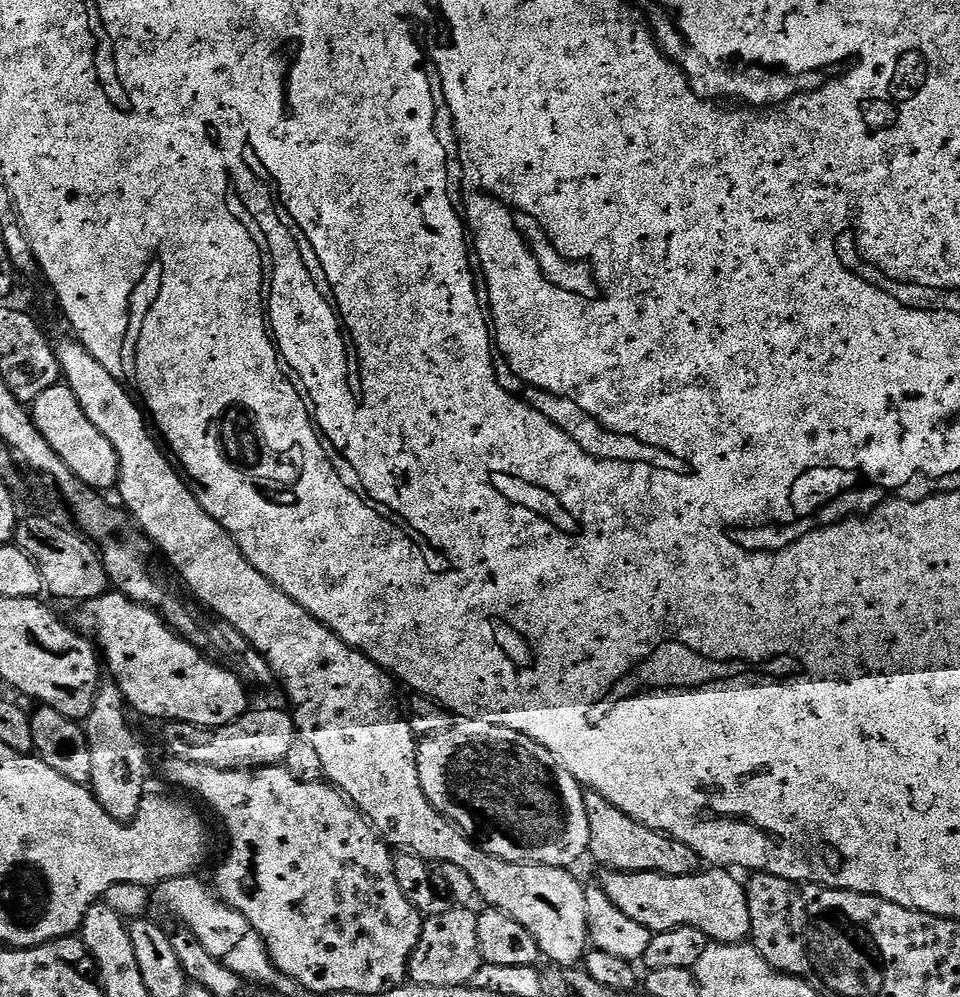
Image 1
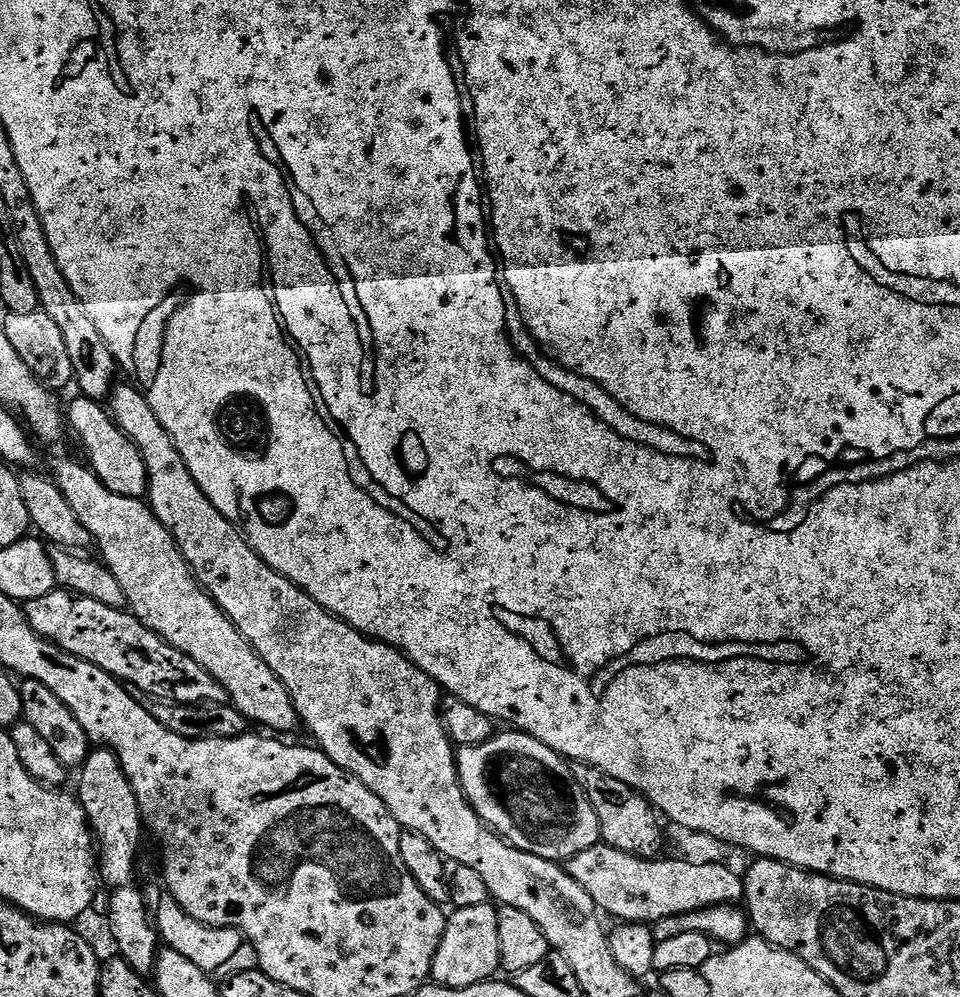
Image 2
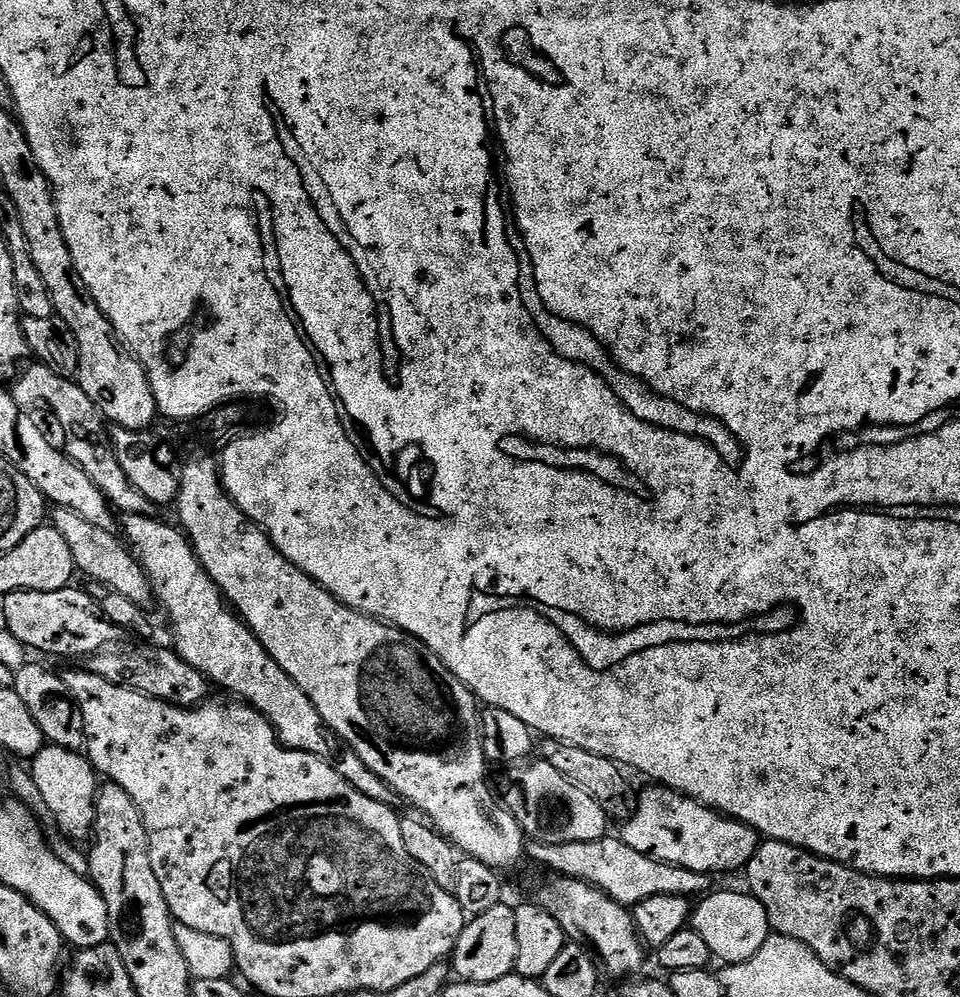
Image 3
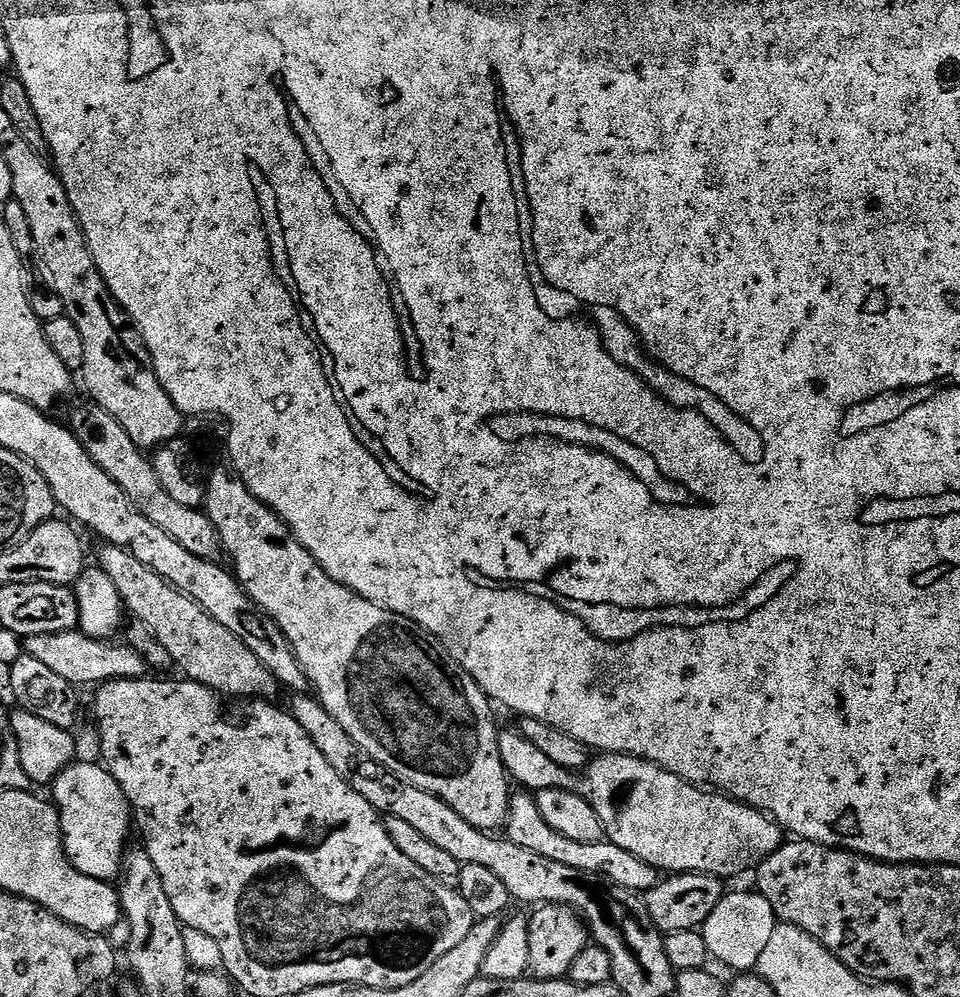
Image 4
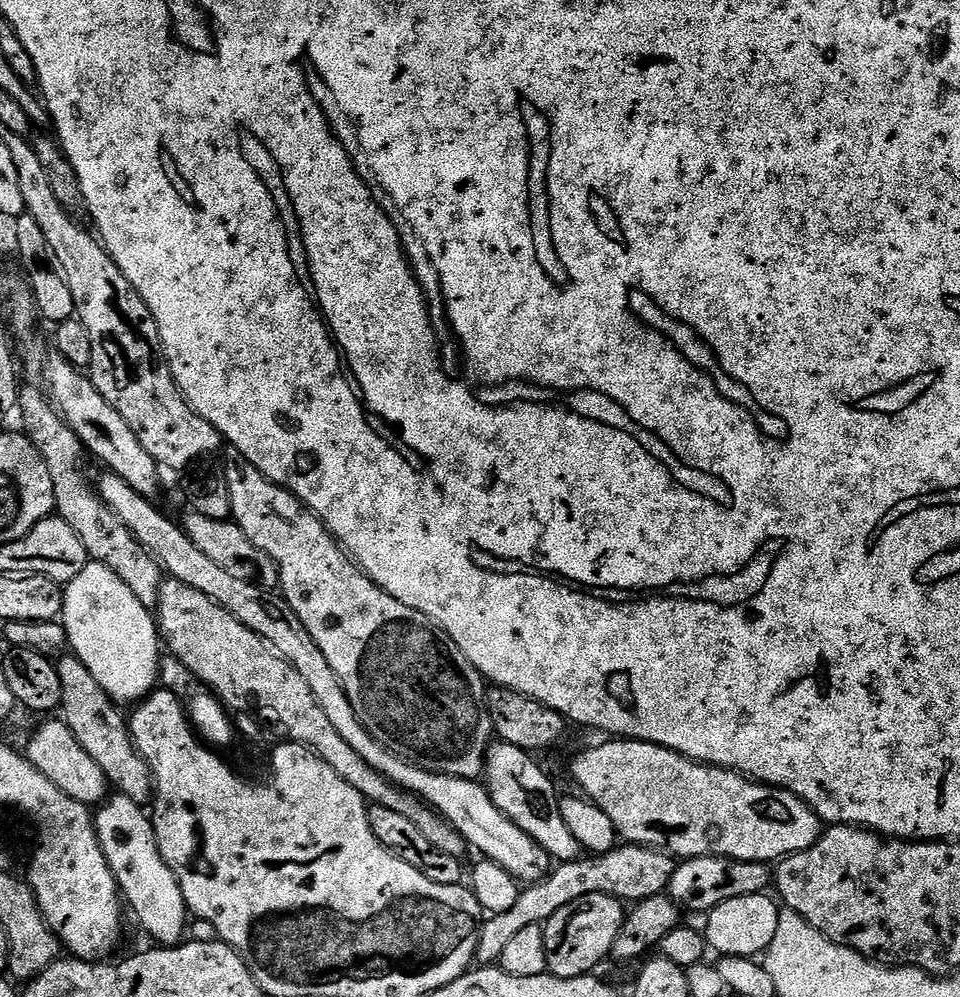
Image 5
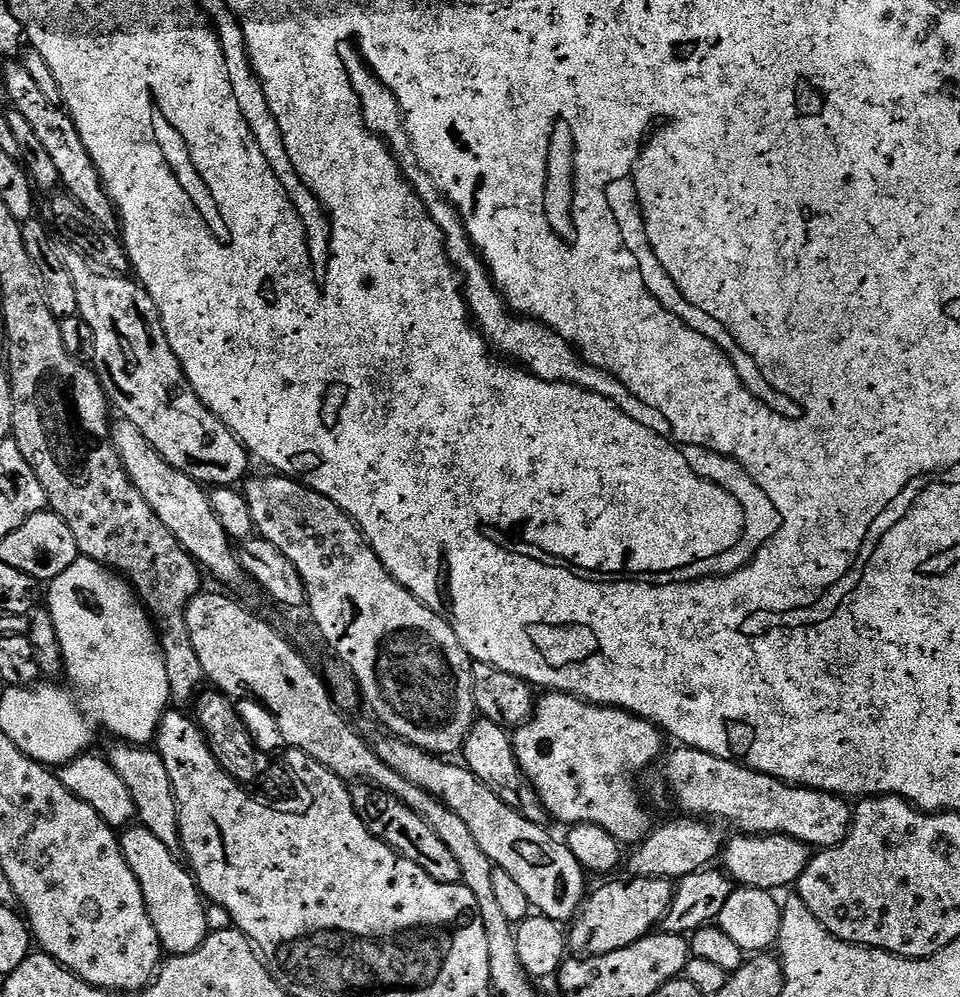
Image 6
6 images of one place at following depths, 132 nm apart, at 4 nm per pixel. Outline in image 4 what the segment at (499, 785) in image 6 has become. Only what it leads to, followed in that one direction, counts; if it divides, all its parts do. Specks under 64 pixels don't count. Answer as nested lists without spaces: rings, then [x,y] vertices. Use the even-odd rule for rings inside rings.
[[[520,790],[511,797],[508,805],[508,823],[506,825],[506,839],[514,842],[514,846],[523,846],[526,850],[534,850],[534,854],[542,854],[542,858],[550,858],[553,862],[562,862],[562,866],[574,866],[574,870],[586,870],[590,874],[603,876],[605,880],[612,880],[626,890],[643,894],[649,892],[658,883],[658,870],[642,858],[634,858],[630,850],[622,850],[622,846],[614,846],[607,842],[598,844],[579,844],[574,838],[566,838],[558,834],[542,818],[542,810],[538,810],[535,795]]]

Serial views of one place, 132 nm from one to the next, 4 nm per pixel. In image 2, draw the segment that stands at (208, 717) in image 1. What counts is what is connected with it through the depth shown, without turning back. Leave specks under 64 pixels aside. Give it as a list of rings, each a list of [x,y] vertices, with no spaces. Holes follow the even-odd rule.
[[[57,590],[50,594],[42,594],[42,598],[34,598],[23,605],[24,616],[28,625],[43,640],[57,644],[70,655],[82,658],[102,670],[106,670],[111,676],[123,682],[125,685],[142,690],[146,694],[156,697],[170,704],[226,704],[229,703],[226,690],[194,658],[182,654],[182,650],[174,650],[154,630],[142,626],[140,619],[132,615],[131,611],[123,608],[111,608],[102,606],[102,602],[94,602],[94,598],[86,598],[82,594],[74,594]]]

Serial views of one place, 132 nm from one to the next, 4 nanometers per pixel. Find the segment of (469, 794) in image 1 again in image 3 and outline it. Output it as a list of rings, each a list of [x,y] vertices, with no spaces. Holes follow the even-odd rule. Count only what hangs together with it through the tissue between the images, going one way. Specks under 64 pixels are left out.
[[[542,758],[533,759],[528,766],[520,776],[524,808],[515,809],[514,815],[529,841],[569,844],[594,842],[604,837],[609,831],[610,817],[602,810],[602,806],[598,806],[598,802],[594,802],[594,798],[590,798],[590,794],[586,794],[586,790],[578,790],[574,782],[562,778],[562,774],[558,774],[558,770],[554,770],[554,766]]]

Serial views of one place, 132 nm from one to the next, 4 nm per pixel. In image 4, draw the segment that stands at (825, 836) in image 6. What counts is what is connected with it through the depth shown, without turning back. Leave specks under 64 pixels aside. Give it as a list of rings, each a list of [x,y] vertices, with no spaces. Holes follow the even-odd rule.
[[[519,730],[500,732],[498,754],[509,777],[515,783],[517,780],[529,793],[561,788],[590,802],[594,814],[598,814],[602,822],[607,843],[622,846],[622,850],[630,850],[634,858],[642,858],[642,862],[664,874],[704,872],[707,876],[729,878],[740,876],[743,872],[751,873],[767,856],[780,848],[786,836],[784,829],[768,813],[759,812],[757,808],[715,790],[689,784],[687,780],[678,778],[678,774],[670,774],[670,770],[637,756],[606,752],[589,759],[588,767],[583,770],[563,768],[548,755],[542,754],[542,750],[538,750],[538,746],[534,746],[534,742],[530,742],[530,738],[526,738]]]

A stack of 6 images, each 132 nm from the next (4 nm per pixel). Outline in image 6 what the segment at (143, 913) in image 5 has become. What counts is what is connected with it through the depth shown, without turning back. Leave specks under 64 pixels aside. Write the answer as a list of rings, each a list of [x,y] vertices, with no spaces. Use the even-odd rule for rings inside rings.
[[[129,826],[119,833],[120,849],[134,870],[134,878],[138,878],[138,886],[142,886],[142,898],[146,902],[146,910],[150,914],[150,922],[154,922],[154,930],[158,930],[160,947],[168,956],[185,956],[208,936],[206,924],[206,900],[196,887],[196,877],[183,863],[180,864],[177,853],[171,852],[155,834],[150,834],[143,826]]]

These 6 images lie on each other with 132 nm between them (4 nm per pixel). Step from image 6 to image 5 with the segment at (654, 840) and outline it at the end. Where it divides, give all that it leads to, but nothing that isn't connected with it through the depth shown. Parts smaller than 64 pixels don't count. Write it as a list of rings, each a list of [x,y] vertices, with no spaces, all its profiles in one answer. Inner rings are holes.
[[[621,843],[603,854],[579,860],[565,860],[557,863],[544,879],[537,884],[529,884],[523,889],[506,914],[488,916],[480,925],[480,937],[476,947],[476,960],[481,965],[492,966],[499,961],[502,950],[526,926],[535,924],[543,926],[545,922],[562,906],[570,906],[578,898],[586,894],[606,894],[615,896],[622,902],[639,902],[659,896],[672,881],[674,867],[673,857],[657,848],[644,848],[640,844]]]

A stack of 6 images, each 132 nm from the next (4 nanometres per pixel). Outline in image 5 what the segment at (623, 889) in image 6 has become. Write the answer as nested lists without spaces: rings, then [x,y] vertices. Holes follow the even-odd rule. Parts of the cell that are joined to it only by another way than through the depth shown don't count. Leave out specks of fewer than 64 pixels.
[[[586,894],[570,902],[570,906],[562,906],[542,926],[548,972],[563,980],[595,973],[596,967],[611,957],[614,938],[622,930],[625,915],[625,905],[606,894]]]

